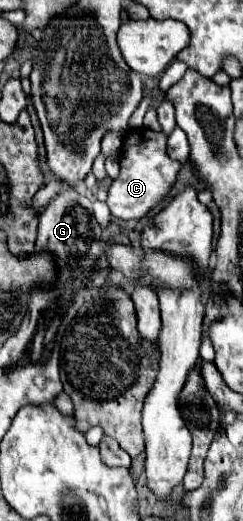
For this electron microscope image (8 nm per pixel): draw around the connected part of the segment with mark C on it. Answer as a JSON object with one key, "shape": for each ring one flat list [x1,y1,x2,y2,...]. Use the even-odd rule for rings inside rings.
{"shape":[[147,130,147,140,139,140,139,144,131,146,131,154,121,154,119,166,121,170,109,190,107,206,111,214,121,220,141,220,147,216,147,212,169,194,181,168,167,154,167,136,153,130]]}

